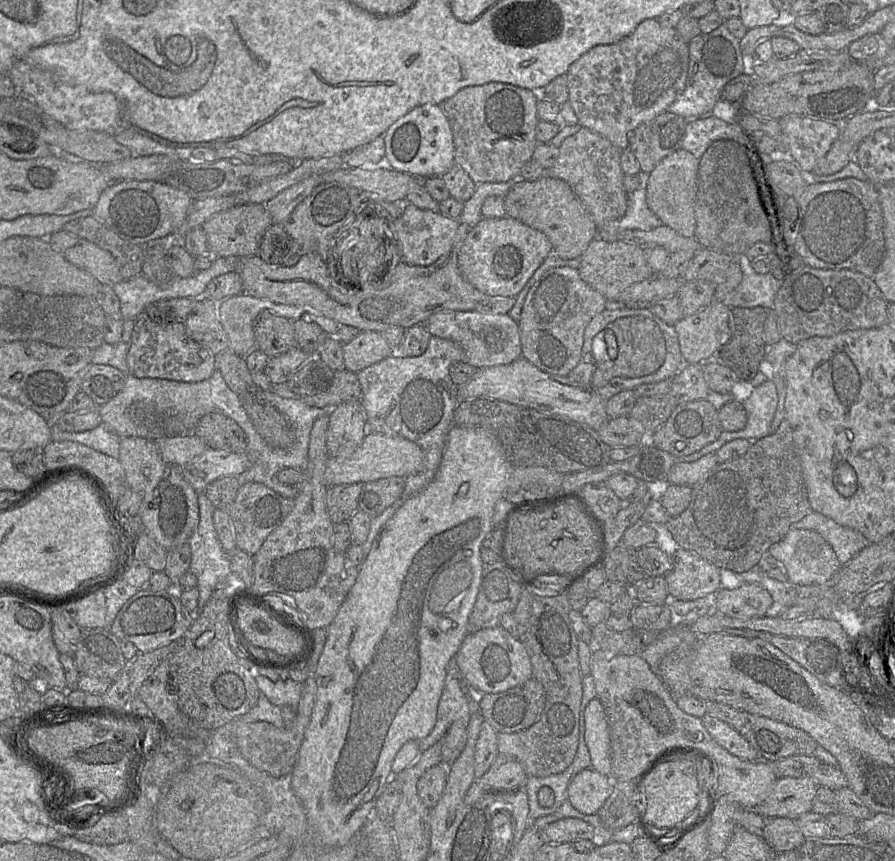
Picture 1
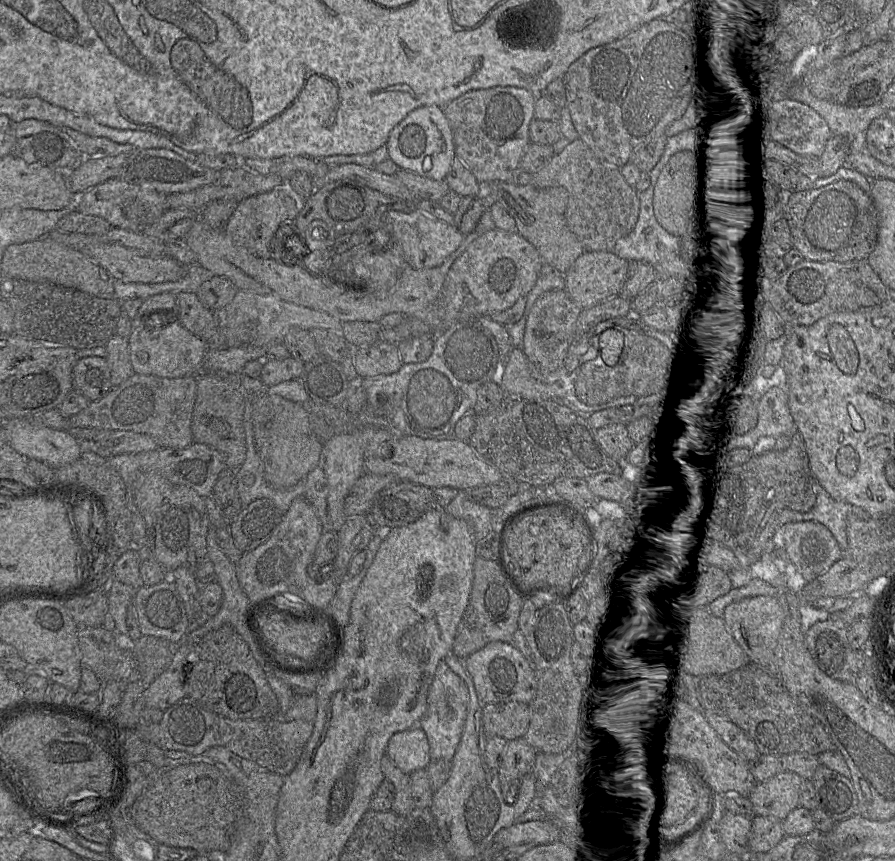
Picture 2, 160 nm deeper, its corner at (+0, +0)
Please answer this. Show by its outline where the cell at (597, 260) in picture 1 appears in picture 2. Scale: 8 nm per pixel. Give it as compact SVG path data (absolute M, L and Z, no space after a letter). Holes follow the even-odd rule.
M585 250L567 269L565 290L582 309L619 295L628 277L630 261L613 250Z

